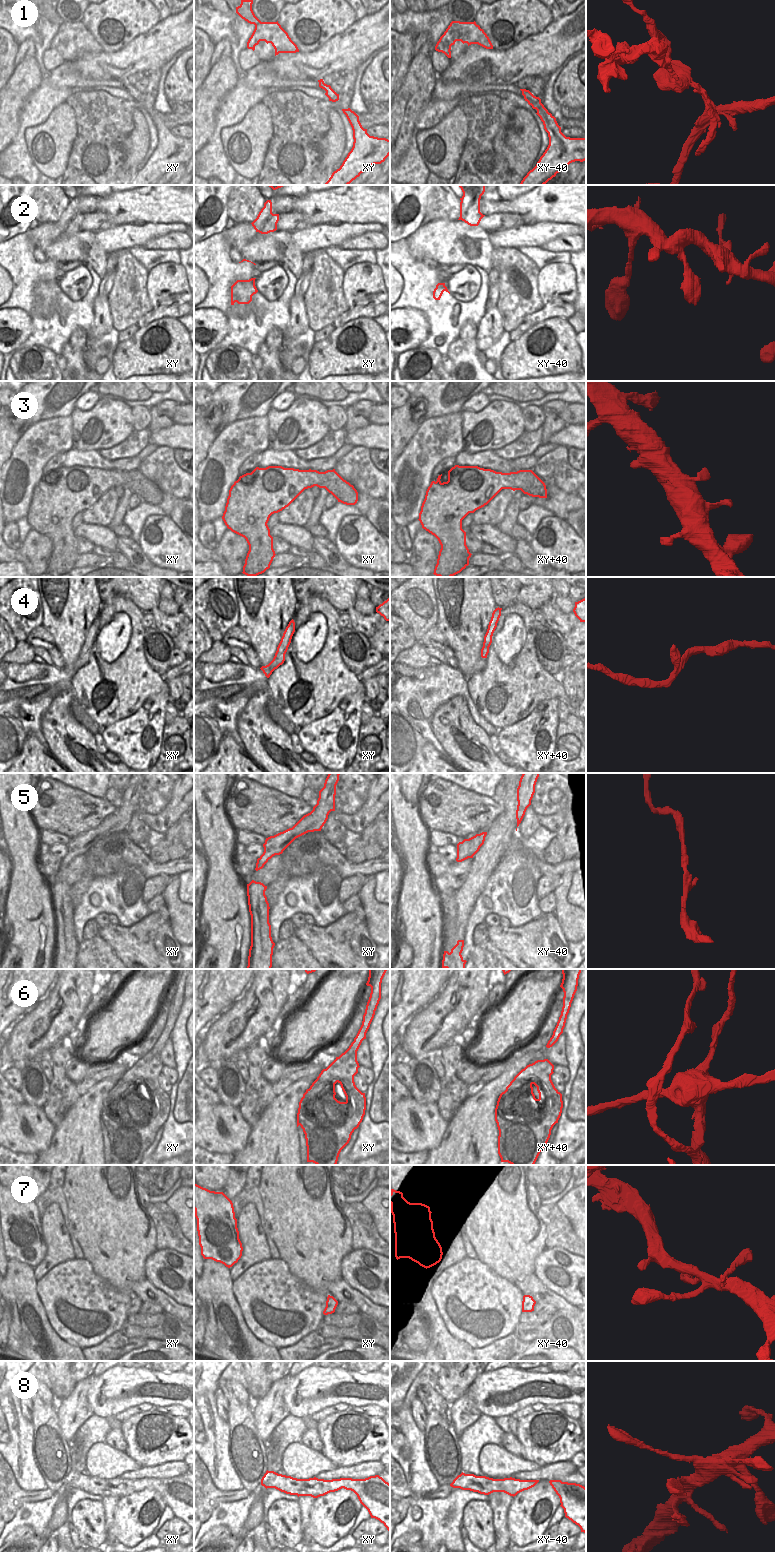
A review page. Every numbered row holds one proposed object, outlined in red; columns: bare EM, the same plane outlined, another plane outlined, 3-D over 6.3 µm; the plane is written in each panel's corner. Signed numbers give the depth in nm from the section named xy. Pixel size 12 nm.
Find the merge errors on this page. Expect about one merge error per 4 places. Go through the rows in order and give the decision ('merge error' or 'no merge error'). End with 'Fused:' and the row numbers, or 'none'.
1: merge error
2: no merge error
3: no merge error
4: no merge error
5: no merge error
6: merge error
7: no merge error
8: merge error
Fused: 1, 6, 8

